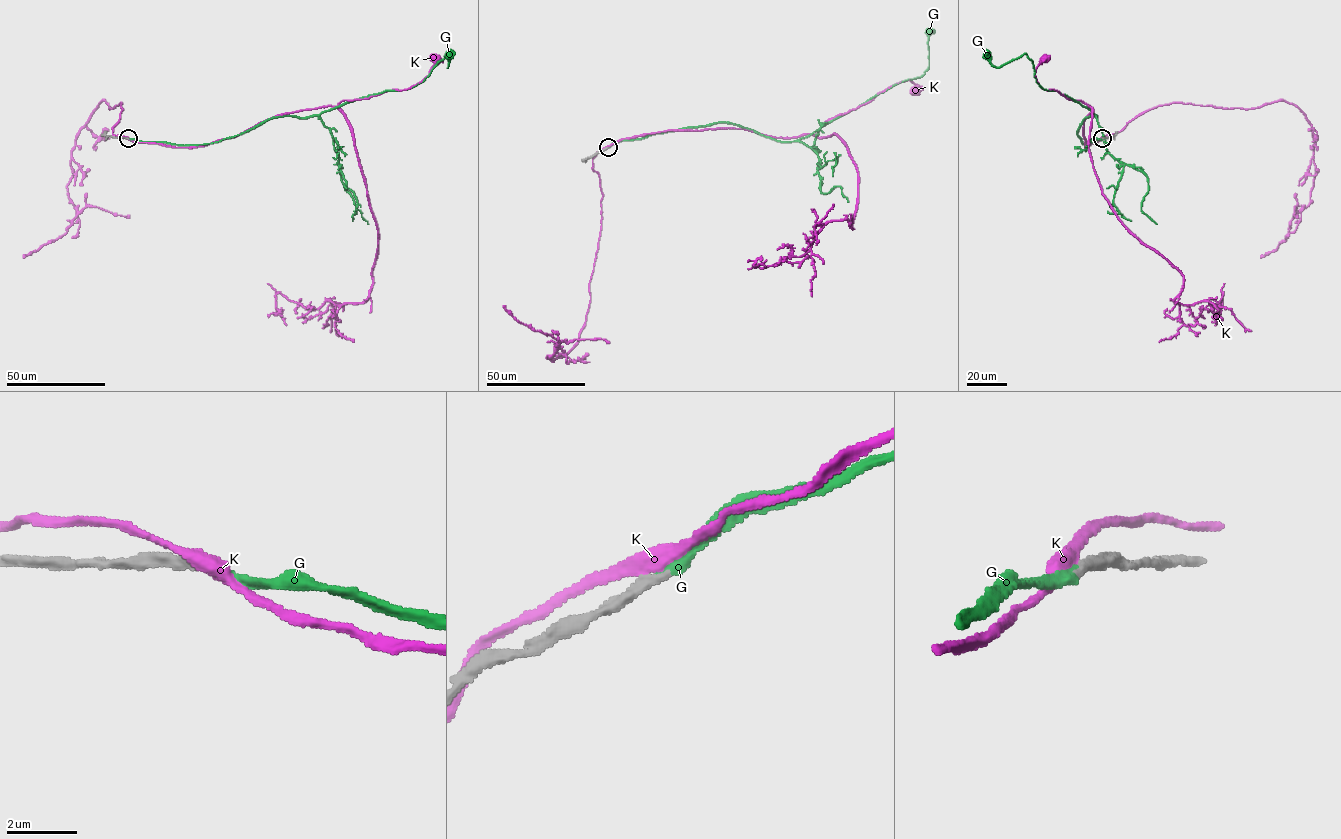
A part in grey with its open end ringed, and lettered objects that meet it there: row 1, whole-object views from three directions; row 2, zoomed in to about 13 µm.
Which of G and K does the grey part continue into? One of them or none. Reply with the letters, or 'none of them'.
G

